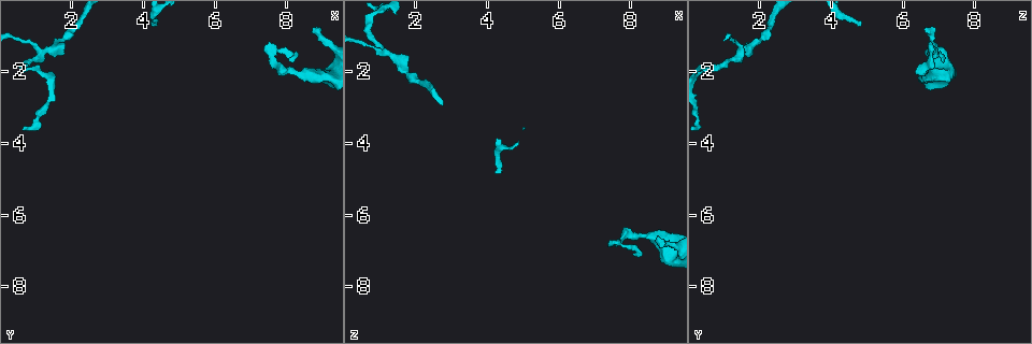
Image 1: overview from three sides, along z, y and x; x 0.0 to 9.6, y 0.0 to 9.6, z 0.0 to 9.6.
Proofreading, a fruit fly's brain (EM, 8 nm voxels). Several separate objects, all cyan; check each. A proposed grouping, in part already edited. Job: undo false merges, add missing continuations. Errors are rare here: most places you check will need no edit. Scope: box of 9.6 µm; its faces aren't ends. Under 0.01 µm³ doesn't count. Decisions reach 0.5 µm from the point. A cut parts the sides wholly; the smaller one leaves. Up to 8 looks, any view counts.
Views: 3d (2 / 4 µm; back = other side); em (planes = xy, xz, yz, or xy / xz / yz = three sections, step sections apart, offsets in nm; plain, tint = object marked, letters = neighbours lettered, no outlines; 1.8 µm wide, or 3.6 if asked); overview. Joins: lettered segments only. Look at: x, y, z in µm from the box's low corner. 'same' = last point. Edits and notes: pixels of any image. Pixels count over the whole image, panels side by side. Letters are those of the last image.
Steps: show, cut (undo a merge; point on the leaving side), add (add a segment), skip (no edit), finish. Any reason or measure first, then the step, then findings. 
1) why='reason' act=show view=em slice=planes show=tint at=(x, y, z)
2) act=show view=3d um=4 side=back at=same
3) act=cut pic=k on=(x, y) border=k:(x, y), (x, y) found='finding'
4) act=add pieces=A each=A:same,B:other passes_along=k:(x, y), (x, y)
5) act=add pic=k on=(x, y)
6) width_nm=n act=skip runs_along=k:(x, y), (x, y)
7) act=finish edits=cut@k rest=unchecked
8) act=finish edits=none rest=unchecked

why='arms part here' act=show view=3d um=2 at=(1.20, 1.45, 1.50)

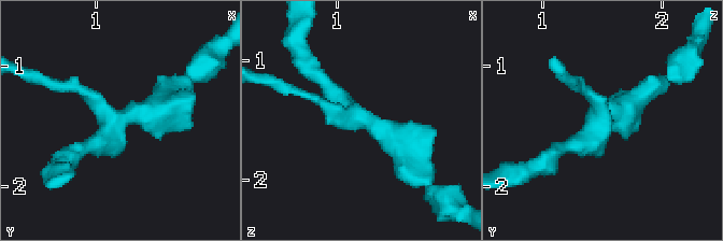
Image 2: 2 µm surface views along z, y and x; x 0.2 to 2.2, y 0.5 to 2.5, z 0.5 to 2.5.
arms=3 act=show view=em slice=planes show=letters at=(1.16, 1.48, 1.44)

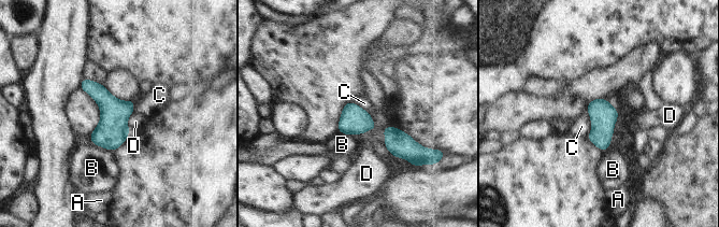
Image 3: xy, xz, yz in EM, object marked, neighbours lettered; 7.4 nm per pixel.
act=skip each=A:other,B:other,C:other,D:other border=3:(586, 109), (591, 124), (587, 136) found='all the same neuron'

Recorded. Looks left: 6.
why='free end' act=show view=3d um=4 at=(8.75, 0.80, 6.70)

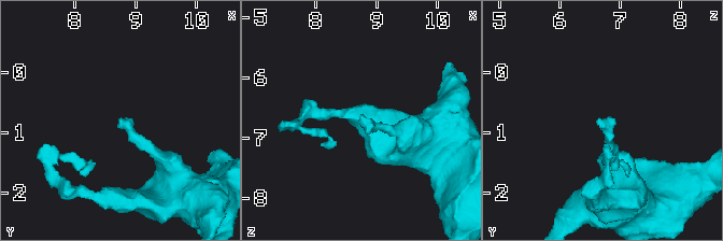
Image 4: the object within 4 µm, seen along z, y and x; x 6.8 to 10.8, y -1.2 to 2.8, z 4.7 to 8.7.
why='now the EM' act=show view=em slice=planes show=letters at=(8.70, 0.75, 6.65)

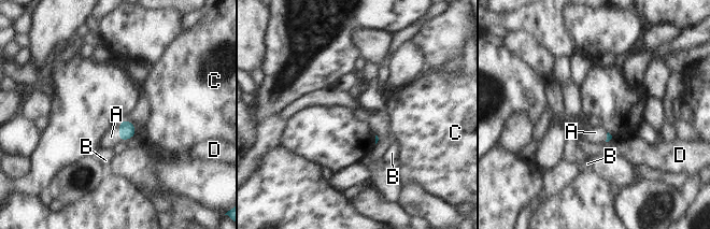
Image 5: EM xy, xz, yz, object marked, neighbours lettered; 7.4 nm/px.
act=add pieces=A each=A:same,B:other,C:other,D:other passes_along=5:(126, 128), (119, 132), (111, 137) found='it goes on there'

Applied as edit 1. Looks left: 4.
act=finish edits=add@5 rest=unchecked

